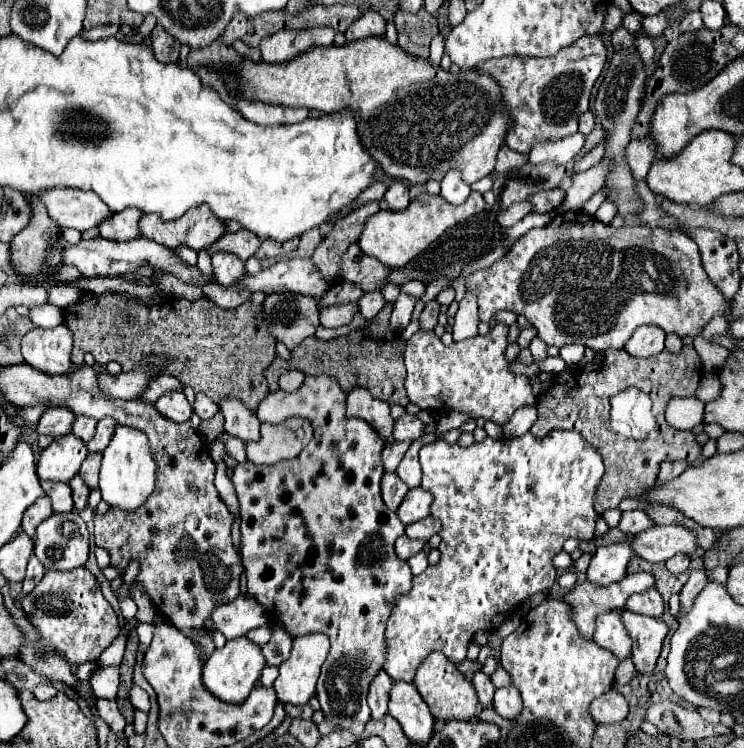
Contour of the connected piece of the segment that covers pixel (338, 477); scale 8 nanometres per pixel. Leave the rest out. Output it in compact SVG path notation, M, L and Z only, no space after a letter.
M305 377L305 383L301 385L301 389L297 389L295 393L285 393L285 391L277 391L277 393L269 393L257 409L257 417L279 417L279 411L291 411L293 417L305 417L311 421L313 429L315 429L315 437L311 439L311 443L301 451L301 455L295 461L279 461L275 465L255 465L251 461L239 463L233 471L233 485L237 491L237 499L241 505L241 555L243 555L243 567L245 567L245 575L247 575L247 595L251 595L253 599L257 599L265 609L267 615L275 621L281 621L281 625L289 631L289 635L305 635L305 633L325 633L331 641L331 651L327 661L323 663L321 669L321 677L317 681L317 699L321 703L321 711L325 715L327 721L331 721L337 729L351 729L353 723L367 723L371 719L369 715L369 707L367 707L367 687L371 683L371 679L377 675L377 671L381 671L381 663L383 663L383 653L385 653L385 623L391 615L393 609L393 597L397 593L405 593L411 589L411 569L405 561L401 561L395 555L395 541L397 537L401 537L405 533L405 527L401 525L399 517L387 509L383 505L381 499L381 491L379 491L379 481L383 477L383 467L381 467L381 451L383 451L383 439L377 435L375 429L371 429L369 423L361 421L361 419L345 419L345 395L339 389L337 381L333 381L331 377Z

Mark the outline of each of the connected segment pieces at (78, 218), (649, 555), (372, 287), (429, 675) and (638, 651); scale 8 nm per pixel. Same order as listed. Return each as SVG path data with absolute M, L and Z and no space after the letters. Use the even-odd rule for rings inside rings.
M67 187L45 189L27 199L43 201L49 217L63 229L73 227L77 231L85 231L85 229L97 227L101 221L113 215L107 209L107 205L91 191L79 191L79 189L67 189Z
M667 525L667 527L653 527L647 531L637 533L633 539L635 553L645 561L659 563L667 561L675 553L693 555L697 547L697 533L687 529L685 525Z
M355 243L343 255L341 269L343 269L343 279L359 285L365 293L381 291L389 283L389 273L391 273L387 265L365 255Z
M431 653L419 665L413 683L415 683L417 691L421 693L423 701L429 705L431 715L435 719L441 719L441 721L451 721L451 719L469 721L469 719L475 717L477 693L475 693L473 685L471 685L471 681L467 681L443 653Z
M623 611L623 625L633 641L631 661L639 675L653 673L657 657L661 653L661 643L667 635L667 625L659 619L651 619L645 615L637 615L631 611Z

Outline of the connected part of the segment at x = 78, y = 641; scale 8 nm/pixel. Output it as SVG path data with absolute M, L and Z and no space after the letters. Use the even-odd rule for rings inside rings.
M85 567L73 571L47 571L33 593L23 597L21 605L29 613L33 627L41 633L43 643L63 653L71 665L97 661L121 631L113 607L105 601L97 579Z

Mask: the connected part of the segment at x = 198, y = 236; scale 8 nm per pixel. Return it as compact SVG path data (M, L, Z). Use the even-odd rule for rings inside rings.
M199 205L175 221L161 221L155 213L143 215L139 219L139 231L143 237L169 249L185 245L193 251L201 251L211 247L223 235L223 221L219 221L205 205Z

